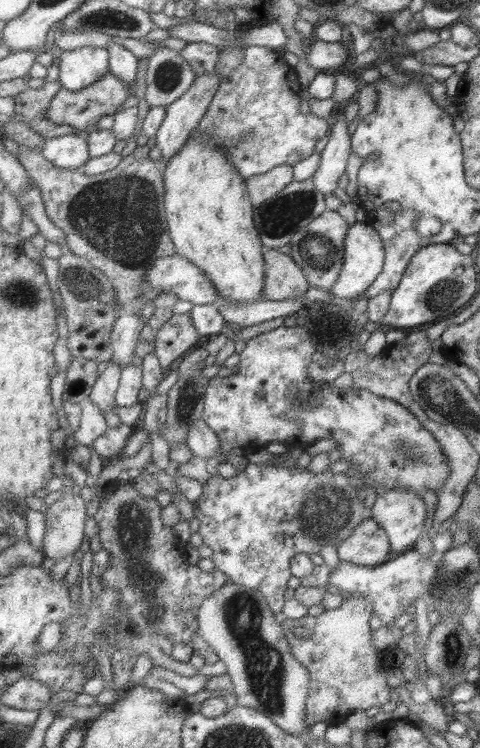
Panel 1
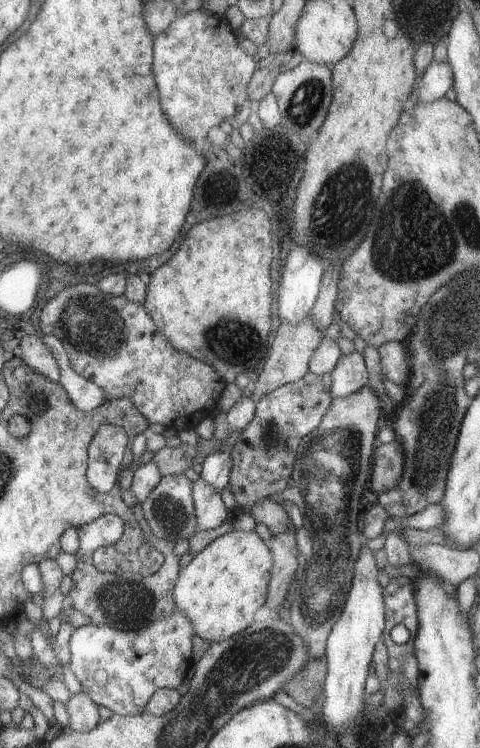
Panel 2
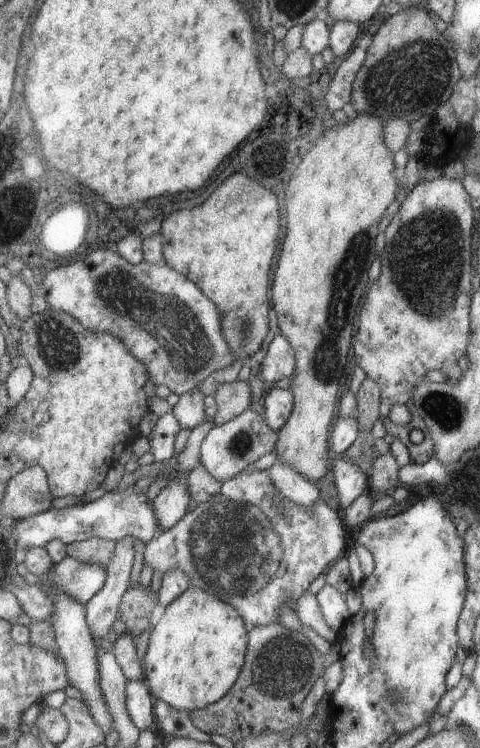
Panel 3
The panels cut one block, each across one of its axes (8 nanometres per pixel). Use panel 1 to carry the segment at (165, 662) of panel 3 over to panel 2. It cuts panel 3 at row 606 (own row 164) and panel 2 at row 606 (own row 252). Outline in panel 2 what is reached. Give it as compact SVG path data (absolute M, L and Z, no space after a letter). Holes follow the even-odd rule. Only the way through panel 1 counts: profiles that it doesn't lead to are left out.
M254 531L223 533L193 555L178 573L172 595L174 606L190 620L194 634L218 643L247 628L255 610L264 604L272 569L272 554Z

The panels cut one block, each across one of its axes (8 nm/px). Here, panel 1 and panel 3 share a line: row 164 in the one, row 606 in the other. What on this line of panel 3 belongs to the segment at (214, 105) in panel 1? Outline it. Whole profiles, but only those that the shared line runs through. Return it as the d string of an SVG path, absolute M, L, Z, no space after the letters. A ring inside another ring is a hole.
M268 470L249 471L246 473L239 473L235 477L229 478L229 480L222 482L217 495L211 496L210 500L203 503L197 503L197 506L187 512L183 517L179 518L169 530L161 532L159 536L149 540L144 545L142 552L143 564L150 567L151 571L158 571L162 574L165 572L173 572L173 568L179 568L187 578L189 578L190 587L197 588L203 592L209 593L211 596L229 604L229 607L233 608L237 612L238 616L241 616L241 620L244 621L244 625L247 627L255 627L258 625L267 625L275 623L277 620L277 612L285 606L289 610L295 612L295 600L309 588L311 582L321 573L325 572L328 566L339 560L339 557L344 554L345 538L343 538L343 524L340 515L340 511L331 509L323 500L317 500L311 508L303 508L295 502L289 502L287 498L281 498L281 504L277 508L277 504L273 504L273 490L275 486L269 478Z

